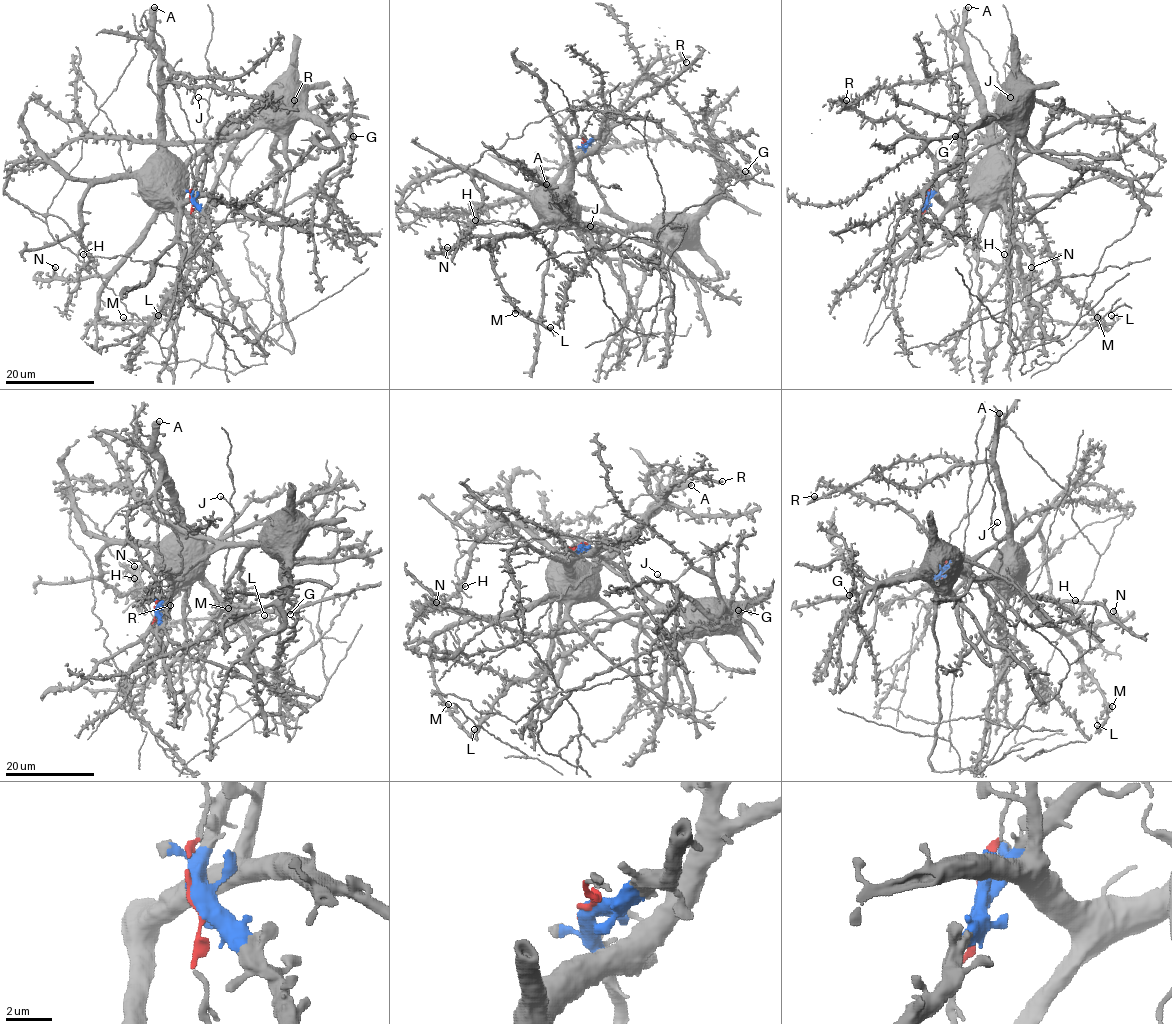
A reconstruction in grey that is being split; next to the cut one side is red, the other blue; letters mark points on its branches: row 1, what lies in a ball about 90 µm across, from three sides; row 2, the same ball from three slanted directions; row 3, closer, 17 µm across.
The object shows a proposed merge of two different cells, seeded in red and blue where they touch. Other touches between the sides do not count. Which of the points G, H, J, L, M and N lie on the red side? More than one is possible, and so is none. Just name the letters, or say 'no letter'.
H, L, M, N

